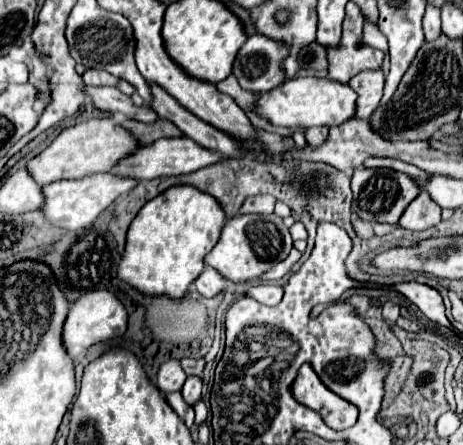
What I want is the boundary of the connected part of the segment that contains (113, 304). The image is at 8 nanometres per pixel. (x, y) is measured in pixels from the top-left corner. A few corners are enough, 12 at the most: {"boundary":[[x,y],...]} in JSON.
{"boundary":[[108,289],[84,293],[68,311],[68,351],[122,337],[124,303]]}

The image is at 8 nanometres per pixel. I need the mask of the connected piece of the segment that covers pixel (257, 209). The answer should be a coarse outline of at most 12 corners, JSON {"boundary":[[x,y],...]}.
{"boundary":[[272,195],[248,197],[240,213],[274,213]]}

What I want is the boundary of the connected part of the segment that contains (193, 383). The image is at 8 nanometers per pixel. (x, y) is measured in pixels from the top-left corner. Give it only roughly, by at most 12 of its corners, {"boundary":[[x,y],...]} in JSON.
{"boundary":[[190,375],[182,387],[190,405],[200,399],[202,381]]}

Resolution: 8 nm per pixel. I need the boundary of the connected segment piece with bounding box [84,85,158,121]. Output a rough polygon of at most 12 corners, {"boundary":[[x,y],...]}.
{"boundary":[[84,85],[84,93],[102,111],[156,121],[154,111],[134,107],[116,87]]}

